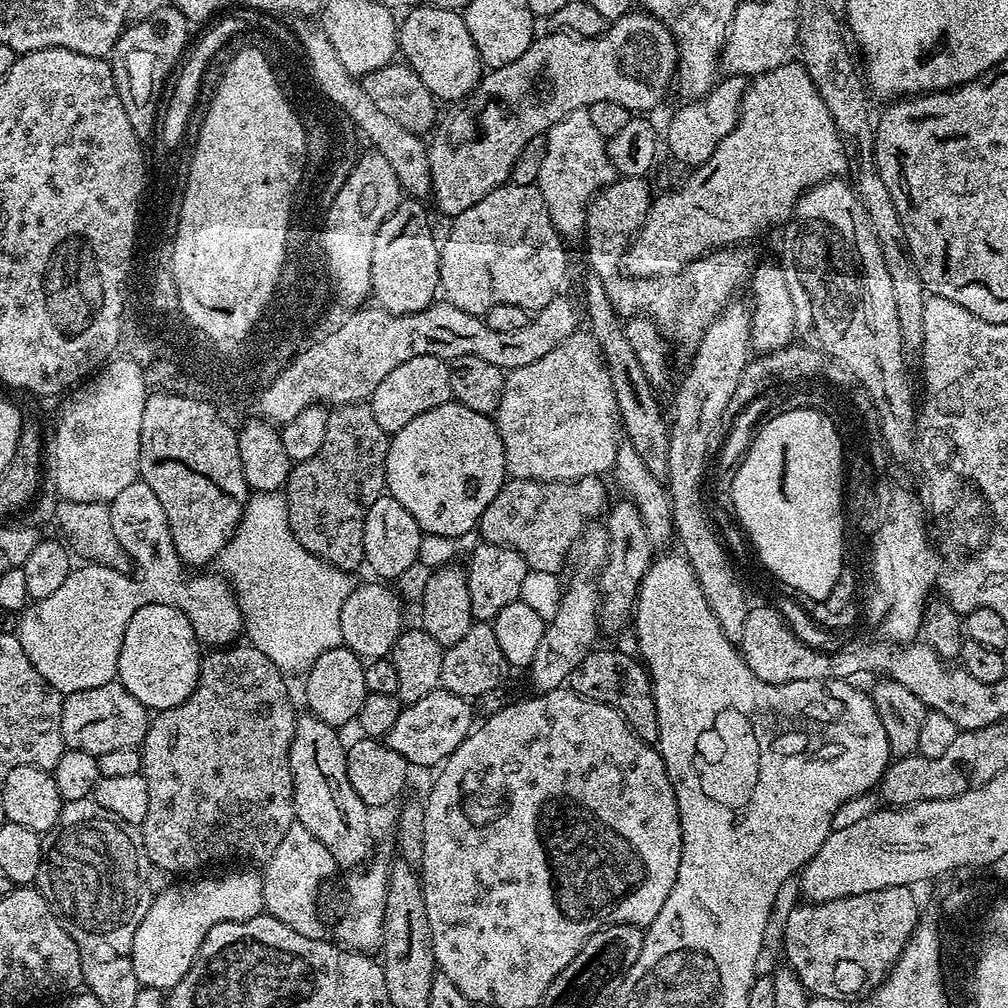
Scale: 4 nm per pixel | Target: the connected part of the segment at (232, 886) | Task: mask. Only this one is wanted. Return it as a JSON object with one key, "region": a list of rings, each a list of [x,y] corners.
{"region":[[[228,872],[225,876],[208,876],[205,880],[192,878],[189,884],[172,884],[155,893],[152,897],[150,910],[146,910],[146,918],[142,918],[142,926],[138,926],[138,934],[134,934],[132,943],[132,955],[130,957],[134,966],[136,980],[146,988],[159,988],[171,990],[190,970],[206,934],[214,930],[222,922],[246,922],[250,918],[261,915],[264,912],[264,885],[263,875],[256,872]]]}

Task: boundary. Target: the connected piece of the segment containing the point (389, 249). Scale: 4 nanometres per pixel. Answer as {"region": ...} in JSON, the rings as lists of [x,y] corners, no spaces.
{"region":[[[404,198],[393,210],[374,238],[374,258],[370,262],[371,295],[384,311],[401,316],[414,314],[434,303],[440,287],[440,244],[432,233],[428,212],[416,198]]]}

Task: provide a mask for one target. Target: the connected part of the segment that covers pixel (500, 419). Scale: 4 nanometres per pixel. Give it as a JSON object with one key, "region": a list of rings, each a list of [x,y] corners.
{"region":[[[577,330],[573,336],[566,338],[566,342],[554,346],[554,350],[550,350],[550,354],[538,358],[538,362],[530,362],[530,366],[518,366],[511,369],[505,375],[502,398],[496,407],[494,419],[496,429],[500,431],[502,446],[506,450],[508,476],[514,480],[581,480],[587,476],[603,477],[604,472],[611,473],[615,469],[616,455],[622,447],[622,423],[619,404],[616,401],[616,391],[611,386],[611,376],[605,367],[605,358],[600,350],[600,343],[584,330]]]}

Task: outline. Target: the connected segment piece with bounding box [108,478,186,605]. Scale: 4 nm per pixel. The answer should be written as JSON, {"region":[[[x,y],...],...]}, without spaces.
{"region":[[[137,478],[109,501],[110,526],[114,536],[123,543],[124,552],[129,556],[148,554],[146,560],[146,574],[139,577],[142,588],[146,592],[148,605],[174,605],[174,596],[178,586],[186,578],[184,566],[180,563],[177,550],[174,549],[173,538],[170,535],[170,526],[166,519],[166,512],[154,490]]]}

